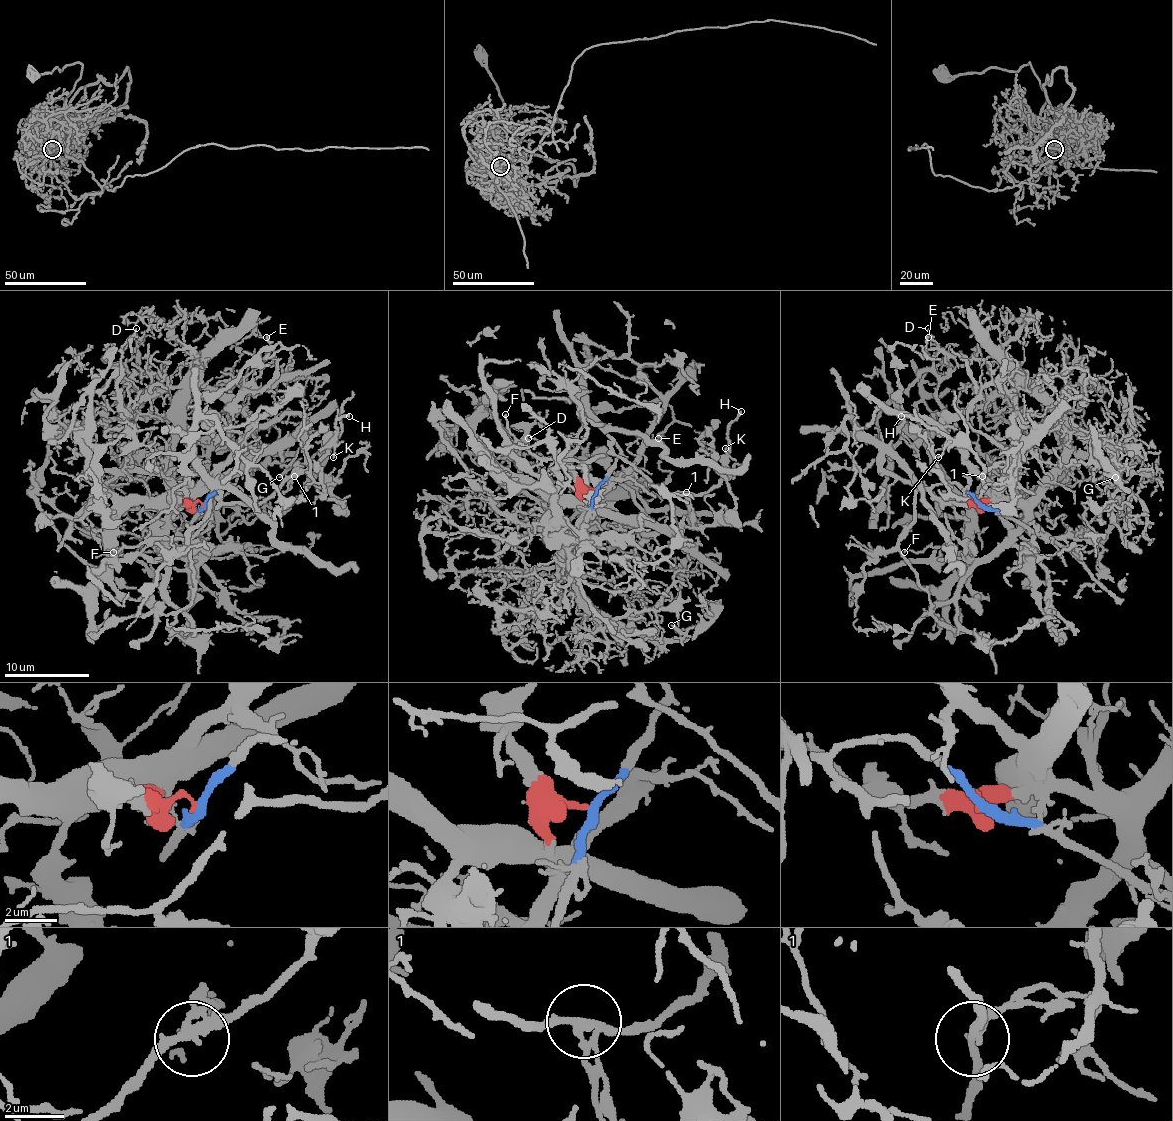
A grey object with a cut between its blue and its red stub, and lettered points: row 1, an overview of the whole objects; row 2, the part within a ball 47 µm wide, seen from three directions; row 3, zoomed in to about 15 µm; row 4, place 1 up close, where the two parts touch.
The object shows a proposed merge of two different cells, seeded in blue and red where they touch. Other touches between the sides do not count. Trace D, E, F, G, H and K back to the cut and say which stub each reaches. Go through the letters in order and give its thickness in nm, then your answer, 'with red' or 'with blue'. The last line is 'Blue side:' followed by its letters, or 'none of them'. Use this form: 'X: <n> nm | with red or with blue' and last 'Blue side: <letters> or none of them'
D: 130 nm | with red
E: 180 nm | with blue
F: 130 nm | with blue
G: 200 nm | with red
H: 190 nm | with blue
K: 130 nm | with blue
Blue side: E, F, H, K

